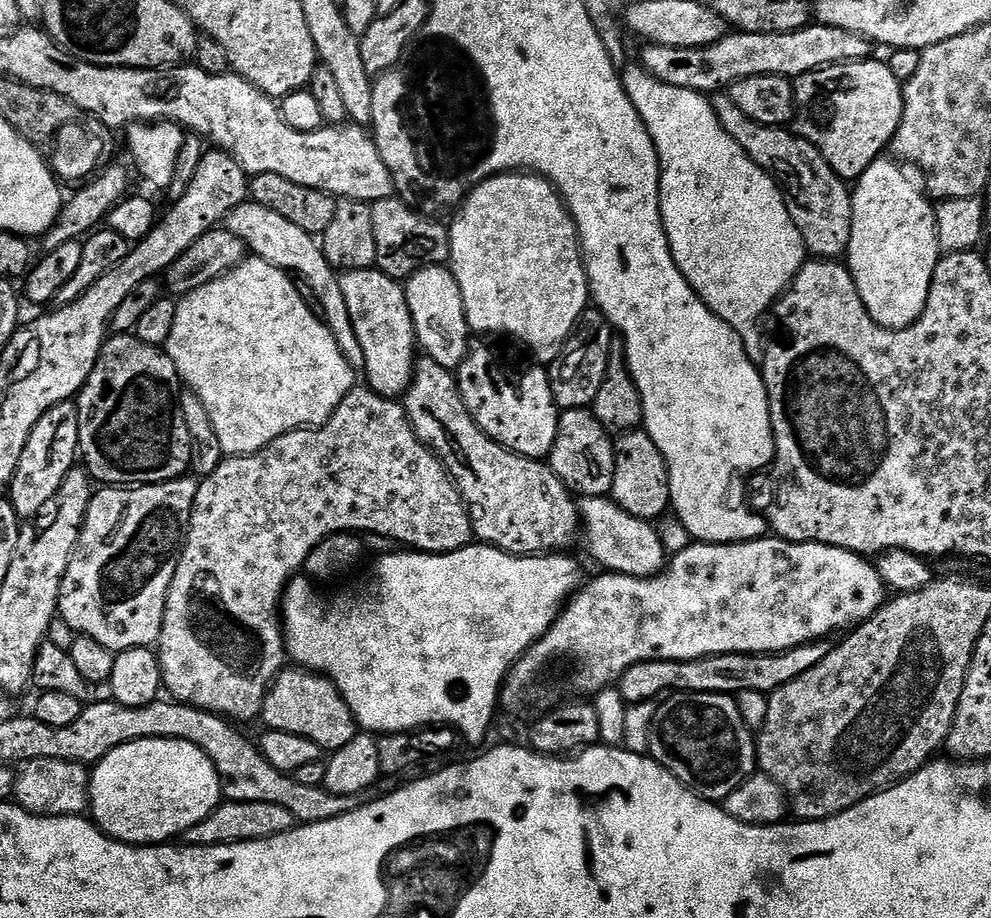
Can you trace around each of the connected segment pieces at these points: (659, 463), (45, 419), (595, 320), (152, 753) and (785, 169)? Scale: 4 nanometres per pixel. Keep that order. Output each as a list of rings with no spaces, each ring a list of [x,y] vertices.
[[[643,430],[617,435],[614,443],[614,486],[610,498],[619,508],[626,510],[626,514],[632,514],[634,518],[659,521],[659,516],[664,511],[667,513],[672,503],[670,474],[662,450],[654,446],[654,438],[650,438],[650,434]]]
[[[72,400],[62,402],[51,408],[46,414],[42,414],[42,422],[38,422],[38,426],[34,426],[34,430],[30,434],[30,442],[26,442],[26,450],[22,450],[22,459],[18,461],[18,470],[14,474],[10,489],[12,505],[21,521],[31,520],[38,514],[38,510],[42,510],[42,506],[46,506],[46,502],[50,502],[50,498],[54,498],[54,494],[58,494],[58,486],[62,486],[66,474],[70,474],[70,470],[77,467],[79,447],[78,410]]]
[[[589,306],[580,315],[580,323],[570,339],[561,347],[558,358],[547,365],[550,390],[554,394],[557,408],[588,408],[598,398],[602,378],[606,378],[606,366],[610,362],[610,350],[614,343],[614,329],[600,313],[600,309]]]
[[[135,740],[110,750],[91,769],[88,802],[91,819],[111,840],[121,840],[129,846],[155,846],[175,841],[190,826],[198,826],[220,805],[222,793],[214,762],[198,746],[181,740]]]
[[[726,94],[713,95],[711,102],[726,134],[746,150],[759,168],[776,179],[790,210],[790,218],[794,218],[794,226],[798,226],[802,234],[805,249],[821,260],[847,257],[852,229],[852,192],[849,185],[834,174],[820,151],[787,127],[775,128],[746,118],[746,114],[742,114]]]

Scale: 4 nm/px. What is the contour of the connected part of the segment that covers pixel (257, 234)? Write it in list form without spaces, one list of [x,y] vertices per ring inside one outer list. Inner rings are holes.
[[[251,202],[239,204],[228,216],[226,227],[230,234],[238,234],[238,238],[242,238],[253,257],[270,262],[276,268],[283,268],[285,272],[295,274],[301,281],[304,279],[308,283],[309,290],[316,295],[316,300],[320,303],[319,311],[324,323],[334,334],[334,342],[338,342],[338,350],[347,358],[349,365],[363,365],[362,346],[350,322],[346,298],[342,298],[342,286],[337,269],[324,257],[324,249],[318,243],[317,237],[302,230],[302,226],[294,226],[294,222],[282,218],[282,214],[274,214],[274,210],[266,210],[266,206]]]

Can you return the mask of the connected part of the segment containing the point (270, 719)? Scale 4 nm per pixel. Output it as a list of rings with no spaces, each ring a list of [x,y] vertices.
[[[299,666],[285,667],[272,681],[259,714],[265,729],[282,730],[286,734],[298,734],[310,738],[325,753],[331,754],[346,746],[358,734],[358,725],[350,706],[327,676],[321,676]]]

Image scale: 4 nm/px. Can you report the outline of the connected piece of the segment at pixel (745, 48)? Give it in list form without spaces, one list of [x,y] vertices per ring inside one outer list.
[[[819,22],[790,34],[750,34],[733,31],[709,48],[679,48],[653,44],[638,57],[646,71],[670,86],[695,92],[716,94],[734,82],[751,76],[787,76],[795,78],[831,64],[853,64],[873,55],[872,41],[850,30],[838,30]]]

